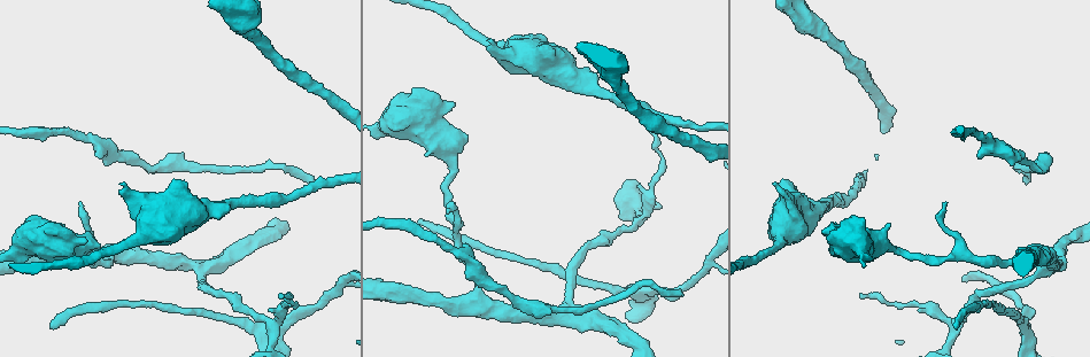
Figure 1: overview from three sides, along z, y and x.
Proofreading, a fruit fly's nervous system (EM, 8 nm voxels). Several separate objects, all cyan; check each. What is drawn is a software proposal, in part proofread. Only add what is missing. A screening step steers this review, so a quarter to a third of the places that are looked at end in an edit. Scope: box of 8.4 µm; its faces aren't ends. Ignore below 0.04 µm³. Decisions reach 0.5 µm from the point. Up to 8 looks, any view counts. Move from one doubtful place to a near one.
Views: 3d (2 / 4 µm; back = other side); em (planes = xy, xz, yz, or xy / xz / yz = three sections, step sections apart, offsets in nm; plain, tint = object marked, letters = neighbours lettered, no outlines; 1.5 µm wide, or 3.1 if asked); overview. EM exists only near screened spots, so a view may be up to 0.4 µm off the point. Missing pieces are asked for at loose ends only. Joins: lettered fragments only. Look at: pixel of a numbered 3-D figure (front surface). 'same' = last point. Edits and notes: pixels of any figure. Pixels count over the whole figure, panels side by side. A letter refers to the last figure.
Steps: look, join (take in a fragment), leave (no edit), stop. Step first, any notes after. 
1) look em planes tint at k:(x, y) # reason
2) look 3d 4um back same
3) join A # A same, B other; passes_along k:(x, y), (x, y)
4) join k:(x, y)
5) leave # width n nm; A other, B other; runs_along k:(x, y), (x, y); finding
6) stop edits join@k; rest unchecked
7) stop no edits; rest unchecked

look em planes letters at 1:(1030, 182) # branch stops here

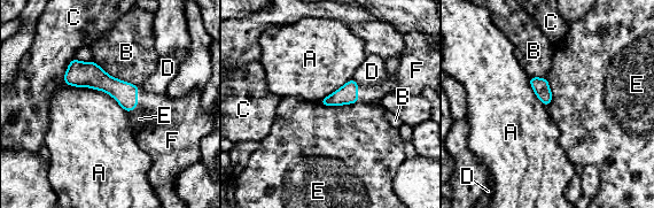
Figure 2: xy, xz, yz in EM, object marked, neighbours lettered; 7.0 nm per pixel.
join F # A other, B other, C other, D other, E other, F same; passes_along 2:(125, 93), (137, 98), (166, 116); the neuron continues

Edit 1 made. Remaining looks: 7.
look em planes letters at 1:(81, 201)

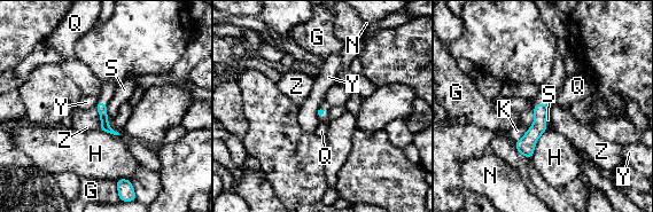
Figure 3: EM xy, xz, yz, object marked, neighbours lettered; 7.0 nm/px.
leave # longest_contact H 240 nm; G other, H other, K other, N other, Q other, S other, Y other, Z other; runs_along 3:(545, 107), (528, 141), (528, 154); none of them fits

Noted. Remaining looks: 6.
look em planes letters at 1:(453, 105) # stops while still wide

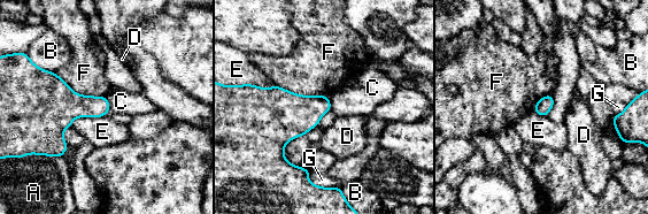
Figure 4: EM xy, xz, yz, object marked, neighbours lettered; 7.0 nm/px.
leave # A other, B other, C other, D other, E other, F other, G other; border 4:(105, 97), (110, 108); none of them fits

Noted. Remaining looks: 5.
stop edits join@2; rest unchecked

